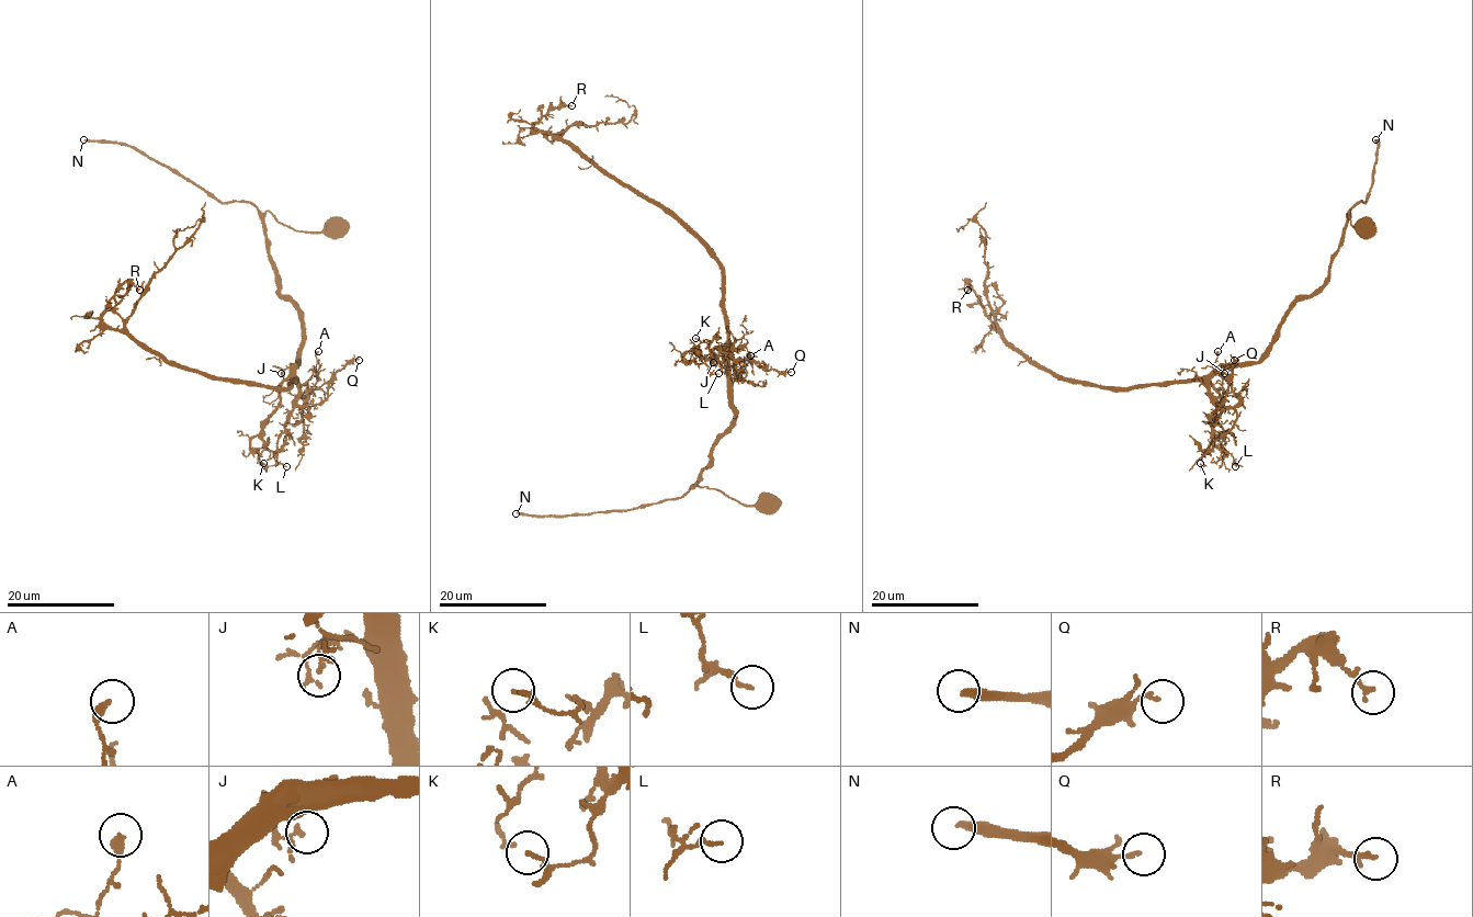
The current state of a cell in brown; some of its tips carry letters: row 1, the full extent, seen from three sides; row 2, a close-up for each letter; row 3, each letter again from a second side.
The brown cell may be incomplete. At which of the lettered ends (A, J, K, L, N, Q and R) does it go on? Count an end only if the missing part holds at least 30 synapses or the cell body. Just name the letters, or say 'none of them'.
N

